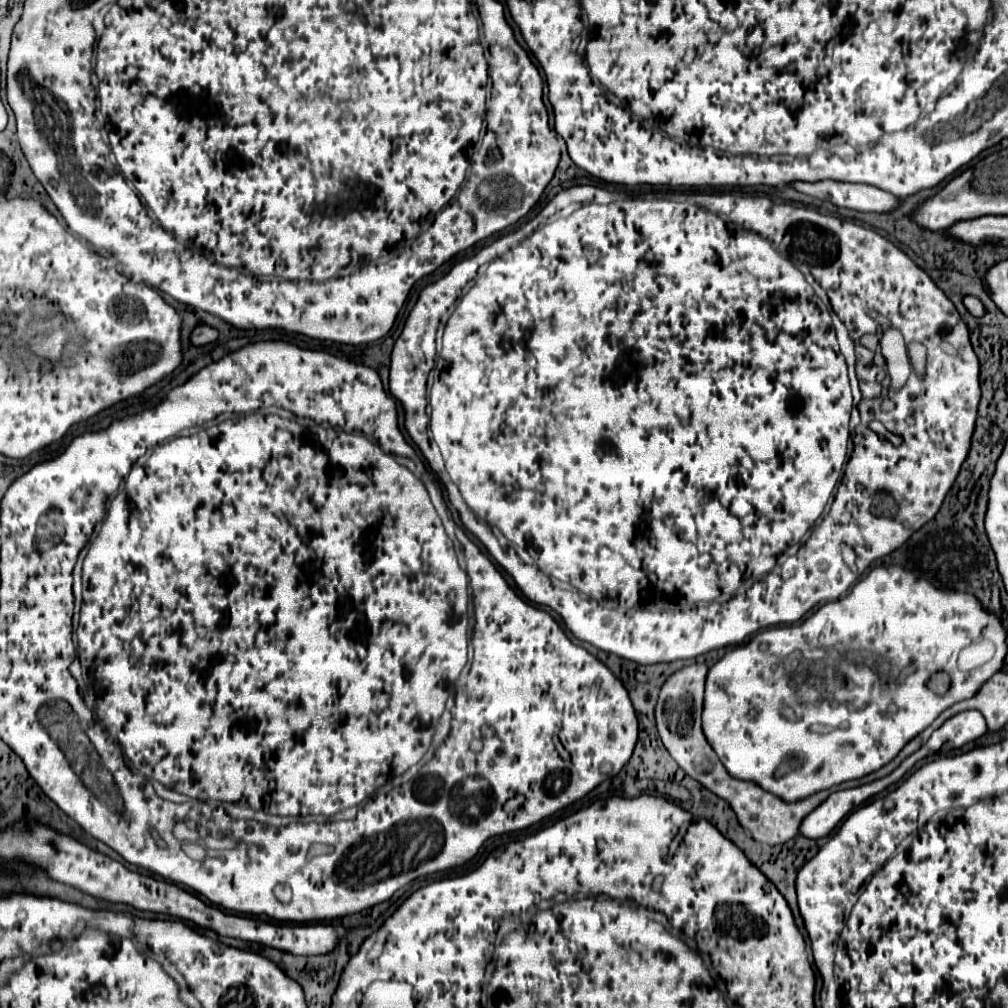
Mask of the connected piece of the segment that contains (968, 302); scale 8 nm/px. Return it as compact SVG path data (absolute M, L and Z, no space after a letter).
M963 296L963 304L965 304L965 308L967 308L973 316L983 316L983 314L985 314L983 304L981 304L975 296Z

